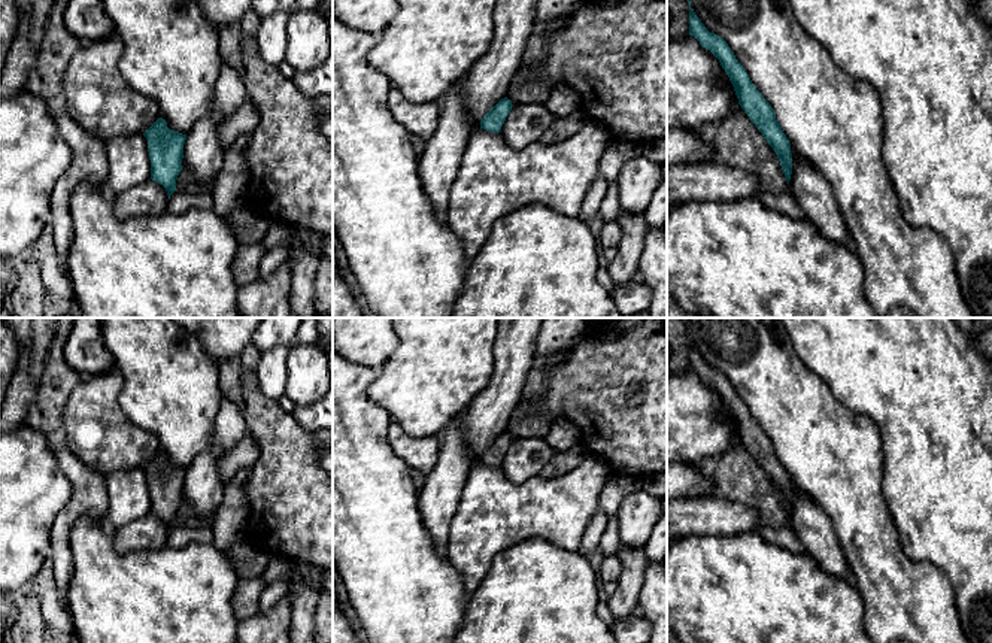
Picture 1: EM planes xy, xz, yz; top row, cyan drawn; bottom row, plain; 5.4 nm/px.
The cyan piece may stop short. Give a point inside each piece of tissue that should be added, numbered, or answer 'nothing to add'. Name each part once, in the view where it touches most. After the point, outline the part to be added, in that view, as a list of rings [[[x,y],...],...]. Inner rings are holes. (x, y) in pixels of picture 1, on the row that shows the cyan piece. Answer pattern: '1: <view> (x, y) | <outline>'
nothing to add

